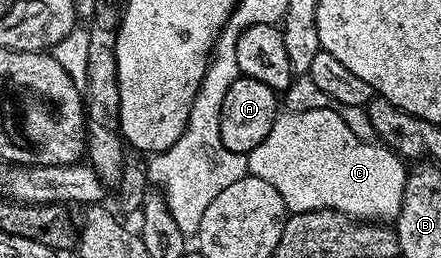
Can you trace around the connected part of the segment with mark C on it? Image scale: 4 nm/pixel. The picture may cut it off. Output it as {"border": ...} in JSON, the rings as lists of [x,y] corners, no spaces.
{"border":[[[317,108],[316,111],[279,113],[268,136],[264,136],[264,140],[260,140],[260,144],[256,144],[256,148],[252,148],[246,158],[249,177],[268,180],[268,184],[272,184],[276,192],[280,192],[290,214],[337,210],[338,213],[345,214],[347,219],[365,220],[374,224],[393,223],[402,210],[408,173],[407,167],[402,167],[403,159],[385,144],[358,139],[337,110]]]}

